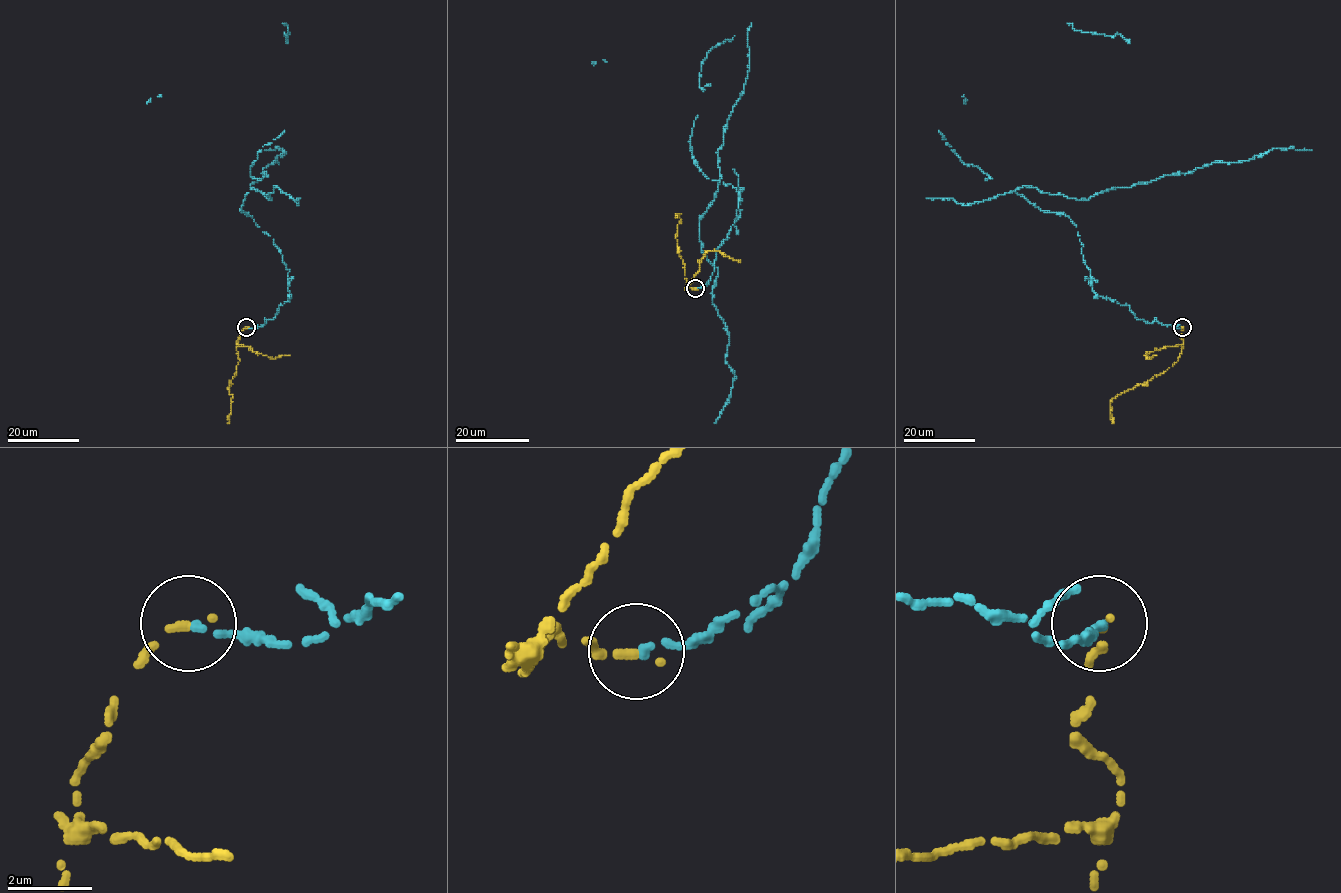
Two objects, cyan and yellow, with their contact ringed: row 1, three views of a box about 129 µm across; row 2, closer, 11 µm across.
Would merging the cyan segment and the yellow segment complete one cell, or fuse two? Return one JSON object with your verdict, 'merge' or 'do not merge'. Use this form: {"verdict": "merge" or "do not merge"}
{"verdict": "do not merge"}

